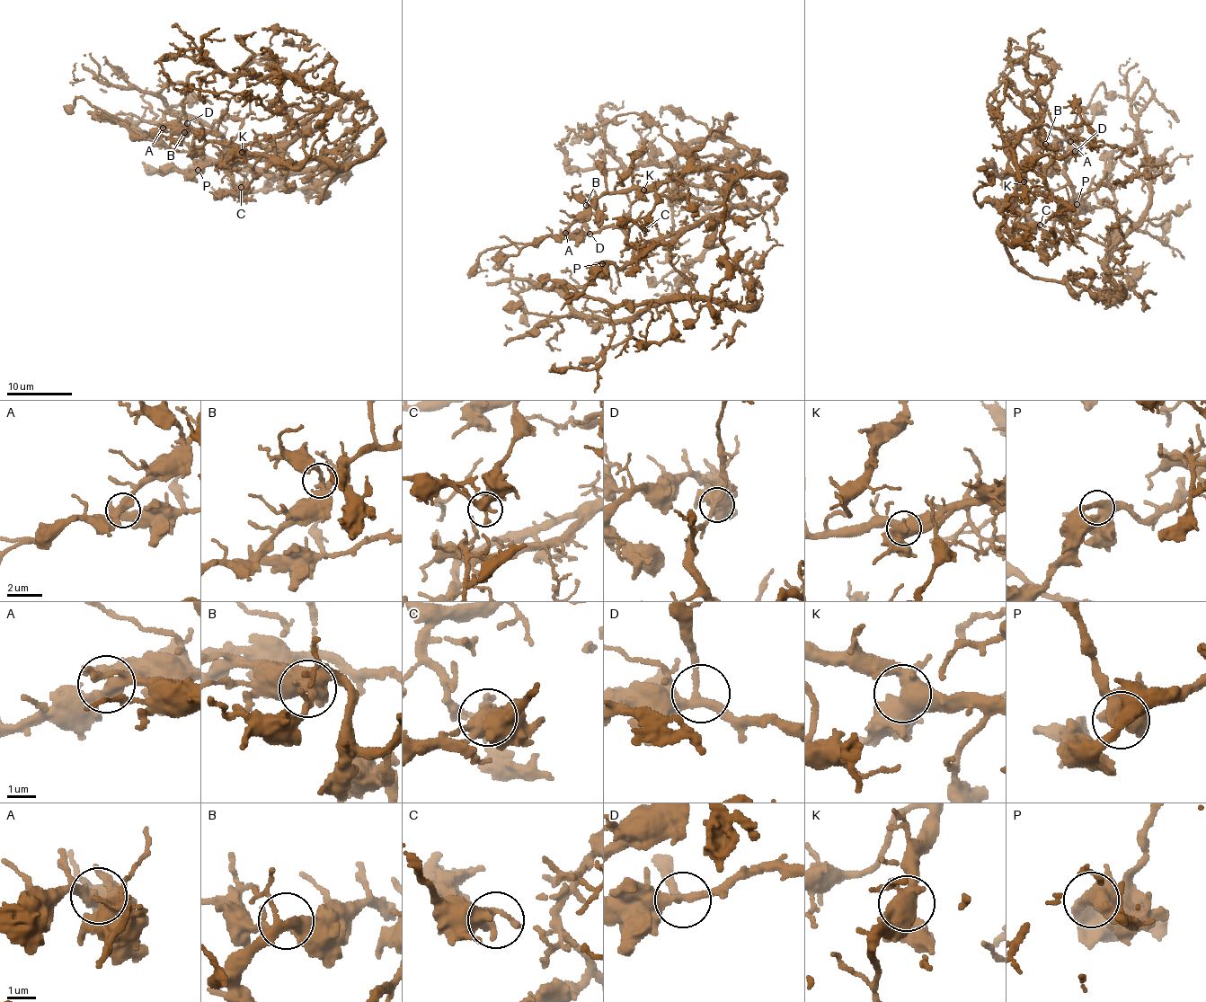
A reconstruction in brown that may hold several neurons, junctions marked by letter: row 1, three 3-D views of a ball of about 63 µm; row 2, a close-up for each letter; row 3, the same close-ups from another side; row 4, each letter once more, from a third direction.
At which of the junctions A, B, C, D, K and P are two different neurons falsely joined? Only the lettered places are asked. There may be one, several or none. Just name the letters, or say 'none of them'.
none of them

